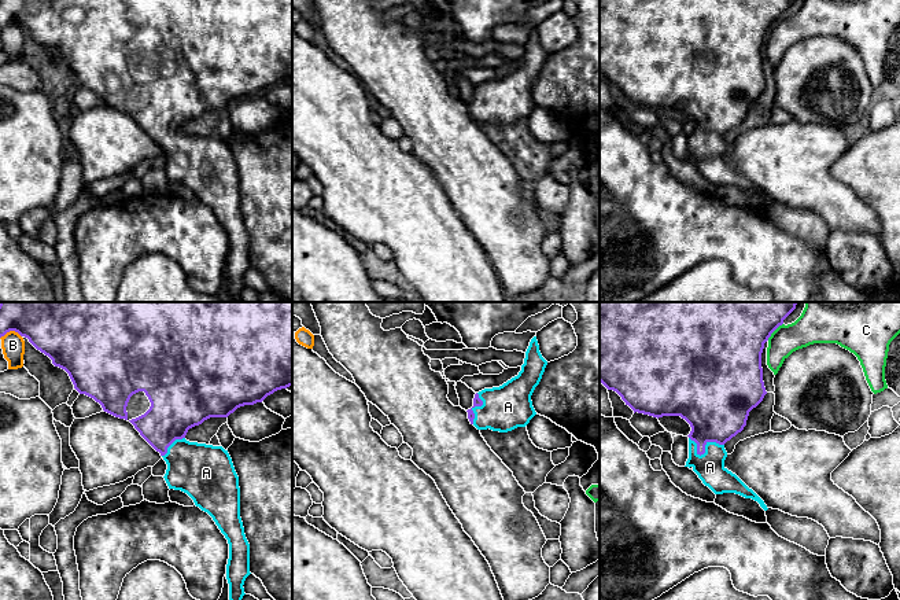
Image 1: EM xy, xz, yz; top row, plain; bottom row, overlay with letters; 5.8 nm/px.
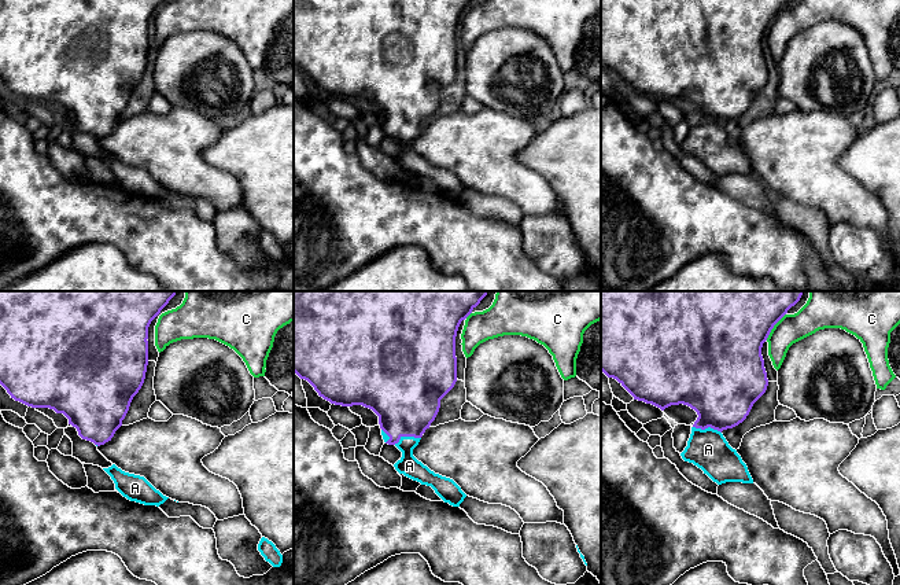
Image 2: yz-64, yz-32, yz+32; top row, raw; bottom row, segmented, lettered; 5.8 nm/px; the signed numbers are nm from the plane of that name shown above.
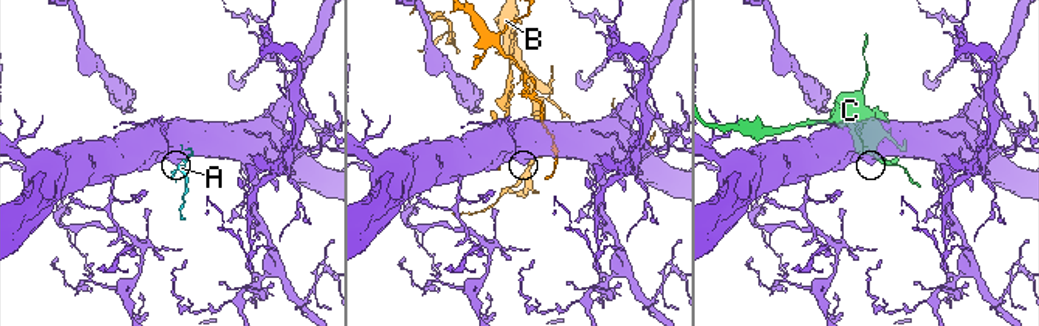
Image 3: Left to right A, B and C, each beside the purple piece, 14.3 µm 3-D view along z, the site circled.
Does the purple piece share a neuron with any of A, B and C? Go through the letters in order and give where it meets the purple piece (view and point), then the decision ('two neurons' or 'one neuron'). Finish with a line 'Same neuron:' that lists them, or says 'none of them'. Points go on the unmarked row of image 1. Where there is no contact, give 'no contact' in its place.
A: yz (704, 143) | one neuron
B: xy (10, 22) | two neurons
C: yz (774, 22) | two neurons
Same neuron: A

